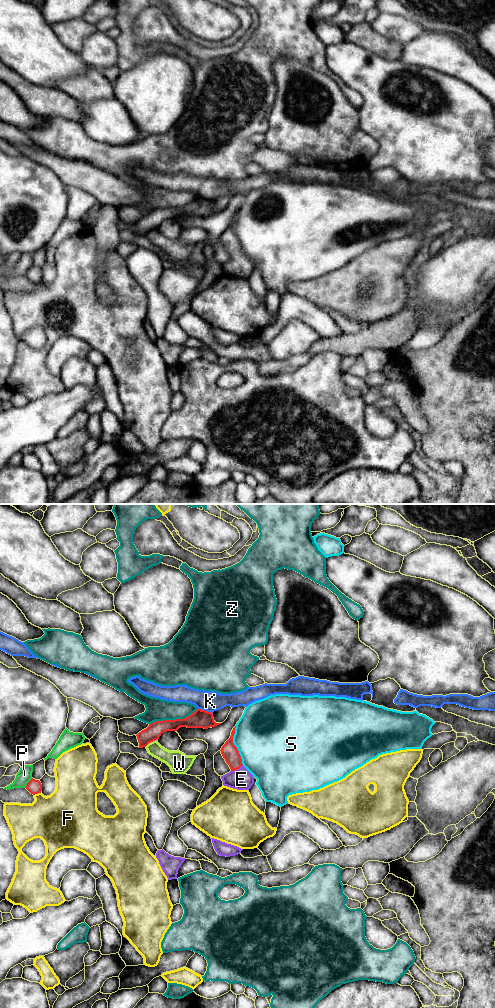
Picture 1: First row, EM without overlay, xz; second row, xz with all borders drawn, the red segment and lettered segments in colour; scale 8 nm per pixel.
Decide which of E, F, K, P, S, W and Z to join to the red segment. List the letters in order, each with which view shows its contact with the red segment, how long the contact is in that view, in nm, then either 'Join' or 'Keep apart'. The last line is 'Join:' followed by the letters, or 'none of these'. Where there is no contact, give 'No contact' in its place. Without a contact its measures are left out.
E: Touches red in xz. Shared border 110 nm. Join
F: Touches red in xz. Shared border 70 nm. Keep apart
K: Touches red in xz. Shared border 130 nm. Keep apart
P: Touches red in xz. Shared border 100 nm. Keep apart
S: Touches red in xz. Shared border 320 nm. Keep apart
W: Touches red in xz. Shared border 90 nm. Keep apart
Z: Touches red in xz. Shared border 420 nm. Keep apart
Join: E

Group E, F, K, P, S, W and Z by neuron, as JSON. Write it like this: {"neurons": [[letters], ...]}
{"neurons": [["E"], ["F"], ["K"], ["P"], ["S"], ["W"], ["Z"]]}

